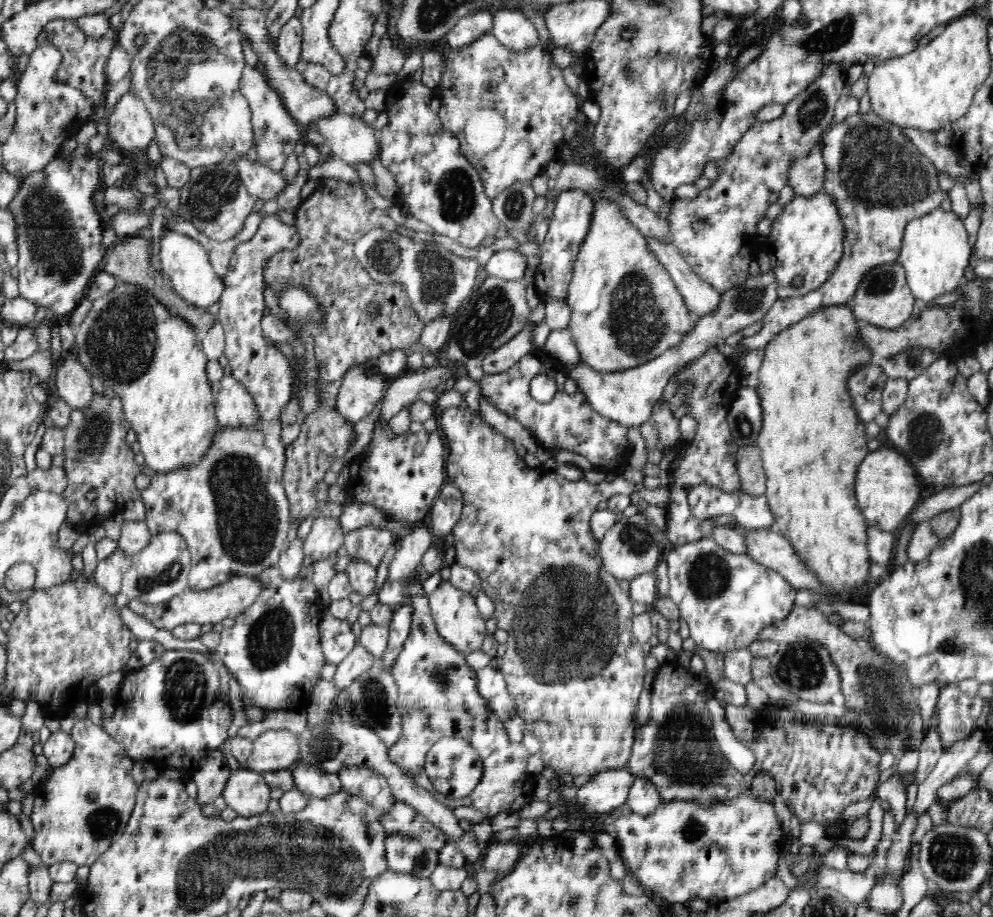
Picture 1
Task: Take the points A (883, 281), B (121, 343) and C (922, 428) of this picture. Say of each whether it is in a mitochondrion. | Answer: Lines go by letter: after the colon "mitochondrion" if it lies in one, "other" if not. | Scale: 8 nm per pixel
A: mitochondrion
B: mitochondrion
C: mitochondrion

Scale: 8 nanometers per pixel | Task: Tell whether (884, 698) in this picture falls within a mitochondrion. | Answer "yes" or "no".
yes

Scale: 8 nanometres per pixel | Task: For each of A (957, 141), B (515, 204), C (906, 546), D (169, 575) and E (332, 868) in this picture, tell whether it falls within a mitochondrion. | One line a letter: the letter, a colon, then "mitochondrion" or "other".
A: other
B: mitochondrion
C: other
D: mitochondrion
E: mitochondrion

